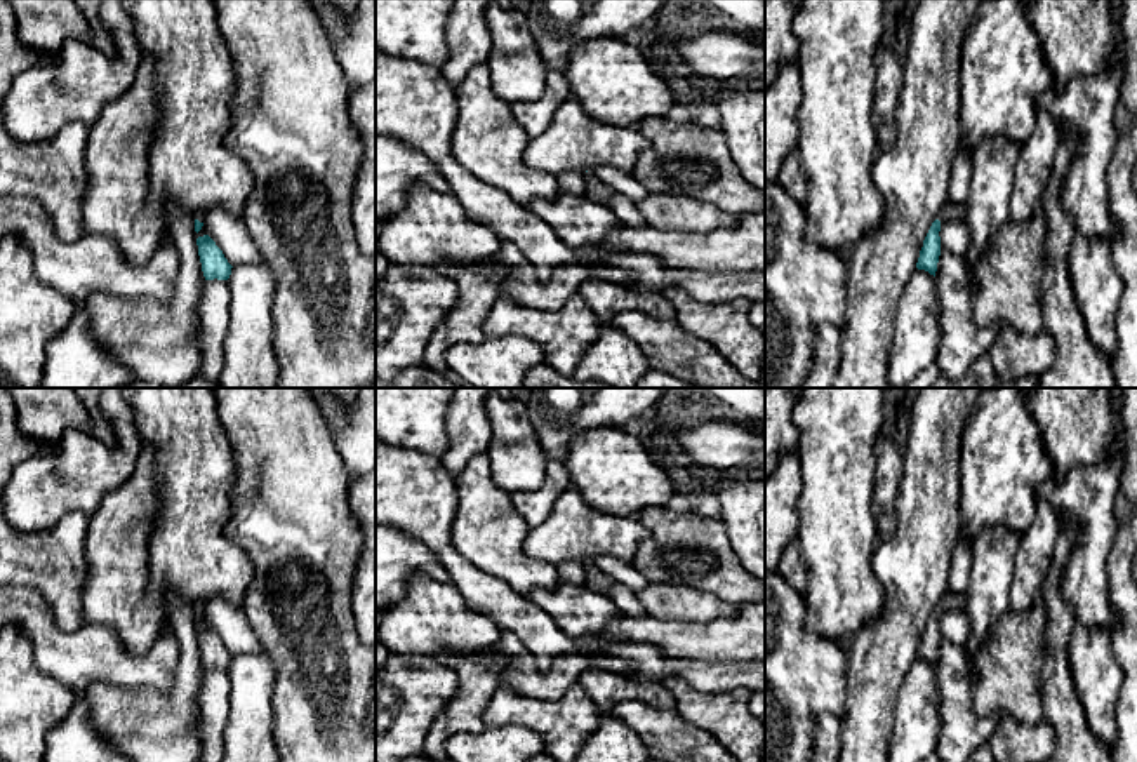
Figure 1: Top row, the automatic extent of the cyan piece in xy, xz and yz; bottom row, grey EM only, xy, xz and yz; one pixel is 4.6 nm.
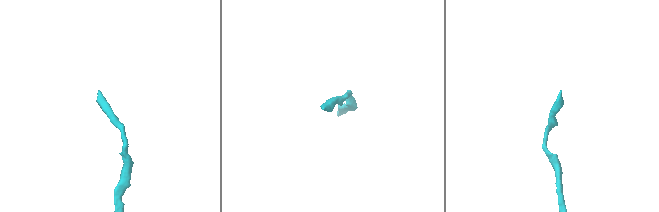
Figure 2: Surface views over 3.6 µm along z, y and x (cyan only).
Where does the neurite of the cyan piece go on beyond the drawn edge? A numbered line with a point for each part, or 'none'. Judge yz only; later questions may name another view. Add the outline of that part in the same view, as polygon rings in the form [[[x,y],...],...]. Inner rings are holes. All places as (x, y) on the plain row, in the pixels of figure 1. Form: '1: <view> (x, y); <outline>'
1: yz (950, 601); [[[946,592],[946,595],[941,598],[941,604],[937,605],[941,614],[946,614],[949,611],[965,611],[967,609],[967,593],[956,595],[951,592]]]

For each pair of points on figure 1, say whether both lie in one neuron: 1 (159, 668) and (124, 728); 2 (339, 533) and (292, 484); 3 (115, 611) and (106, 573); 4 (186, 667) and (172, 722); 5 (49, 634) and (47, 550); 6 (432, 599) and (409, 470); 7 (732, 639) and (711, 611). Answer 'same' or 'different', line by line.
1: different
2: same
3: same
4: same
5: different
6: different
7: different

